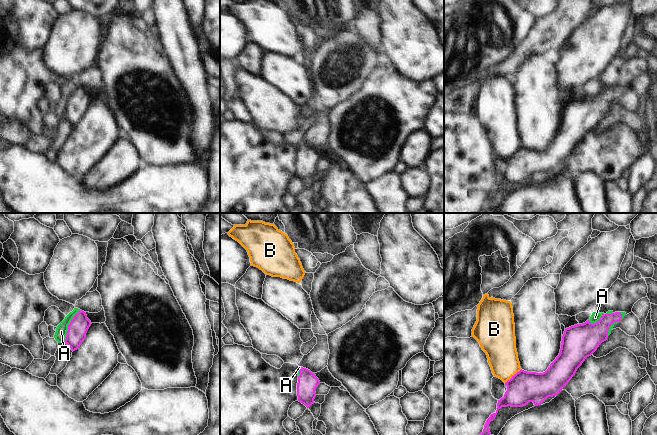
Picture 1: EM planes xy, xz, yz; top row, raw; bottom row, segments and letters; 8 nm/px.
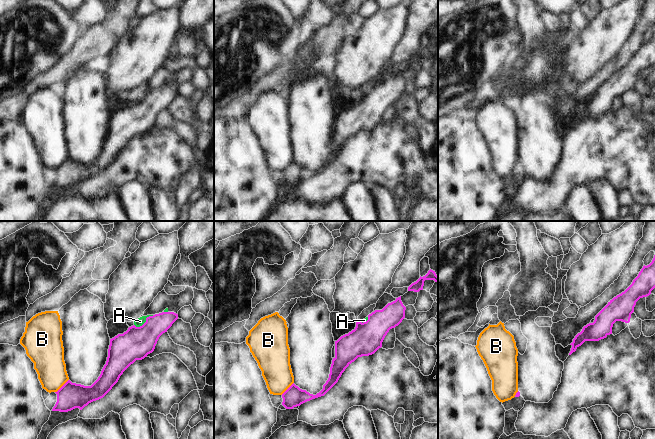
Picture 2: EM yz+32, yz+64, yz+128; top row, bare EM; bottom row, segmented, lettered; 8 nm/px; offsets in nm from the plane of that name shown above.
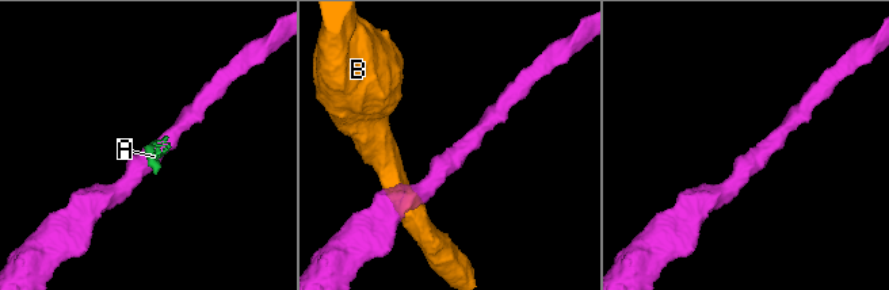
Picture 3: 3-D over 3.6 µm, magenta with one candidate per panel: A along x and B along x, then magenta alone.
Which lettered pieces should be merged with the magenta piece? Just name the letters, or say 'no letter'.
no letter

